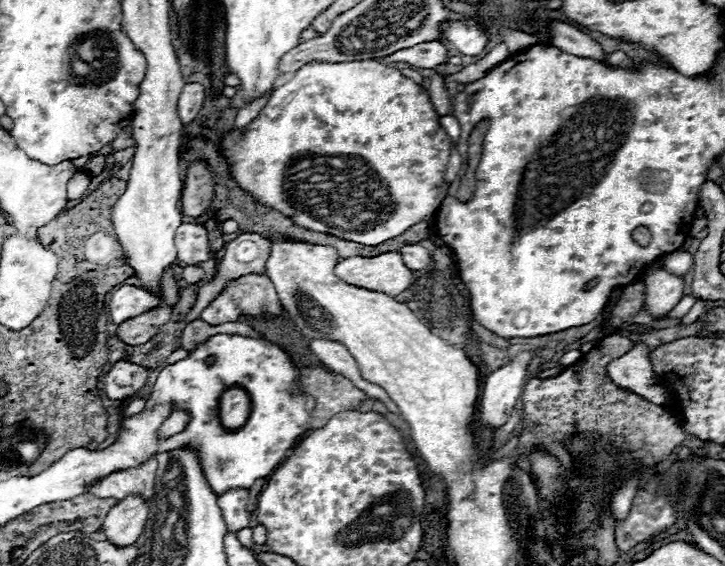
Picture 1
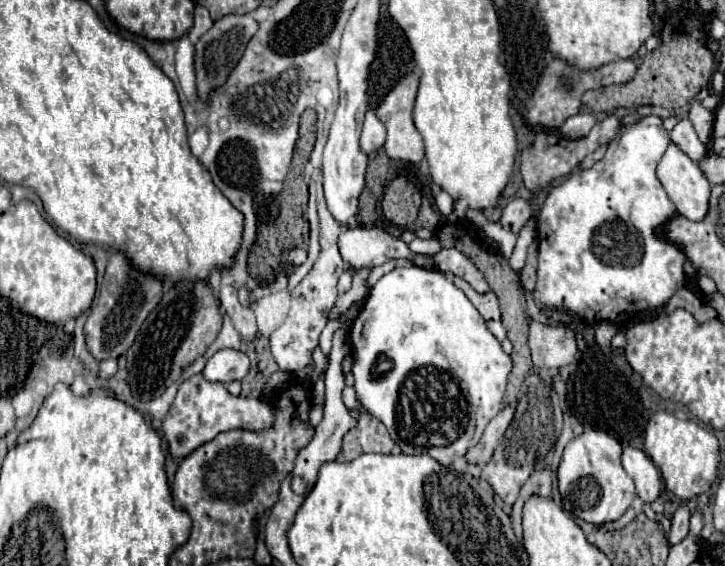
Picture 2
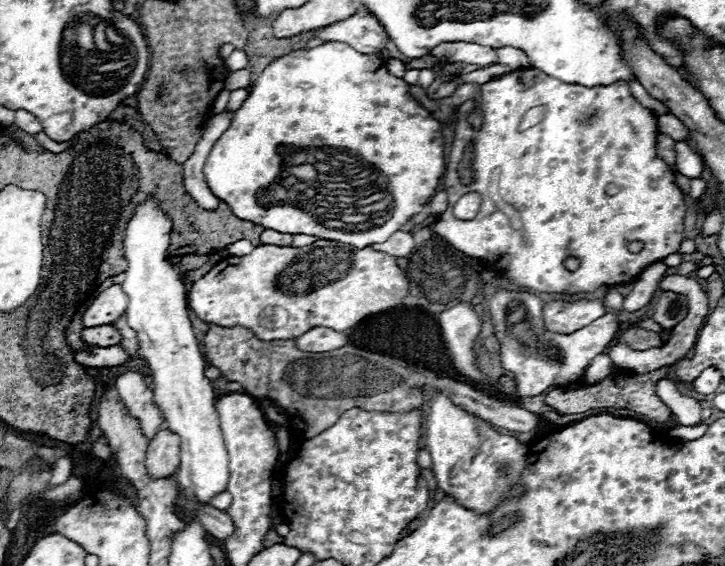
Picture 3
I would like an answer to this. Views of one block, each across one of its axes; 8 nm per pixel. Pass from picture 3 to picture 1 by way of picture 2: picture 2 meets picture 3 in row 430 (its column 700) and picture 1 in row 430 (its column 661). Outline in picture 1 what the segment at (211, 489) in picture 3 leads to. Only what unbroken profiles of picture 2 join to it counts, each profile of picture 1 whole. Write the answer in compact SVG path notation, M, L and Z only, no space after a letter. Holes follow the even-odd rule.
M174 412L174 414L170 414L170 418L164 422L164 426L162 426L160 432L162 432L162 436L172 436L172 434L184 430L186 424L188 424L188 414L184 414L184 412Z

